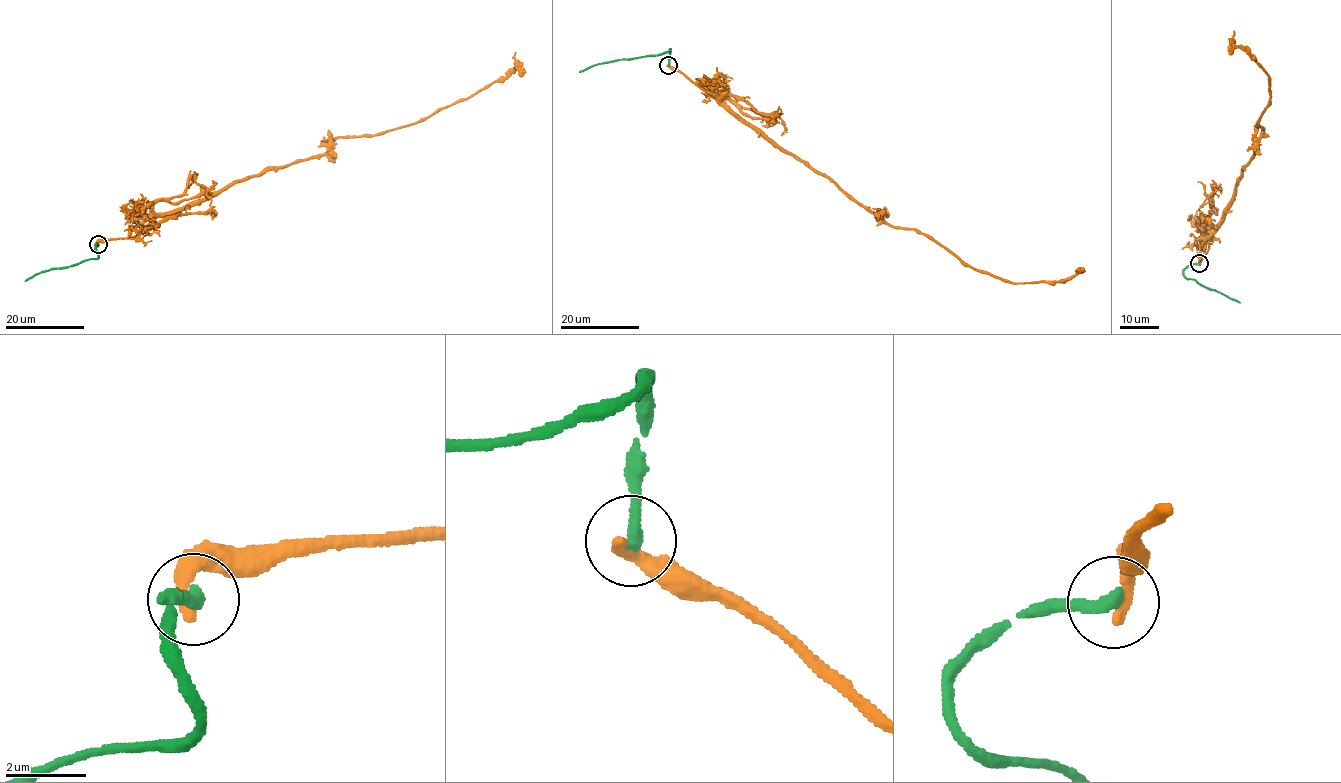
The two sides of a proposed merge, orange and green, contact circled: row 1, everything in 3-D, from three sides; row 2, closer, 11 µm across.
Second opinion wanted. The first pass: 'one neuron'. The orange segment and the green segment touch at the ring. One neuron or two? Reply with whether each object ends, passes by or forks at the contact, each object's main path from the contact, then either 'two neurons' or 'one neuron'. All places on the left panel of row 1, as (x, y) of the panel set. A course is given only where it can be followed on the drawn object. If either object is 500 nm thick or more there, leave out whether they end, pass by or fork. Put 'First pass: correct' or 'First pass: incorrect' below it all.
orange ends there; green ends there; orange runs (97, 244), (132, 237), (227, 185), (318, 157), (338, 138), (416, 123), (507, 79), (516, 52); green runs (98, 244), (95, 244), (98, 257), (37, 273), (25, 281); two neurons
First pass: incorrect

